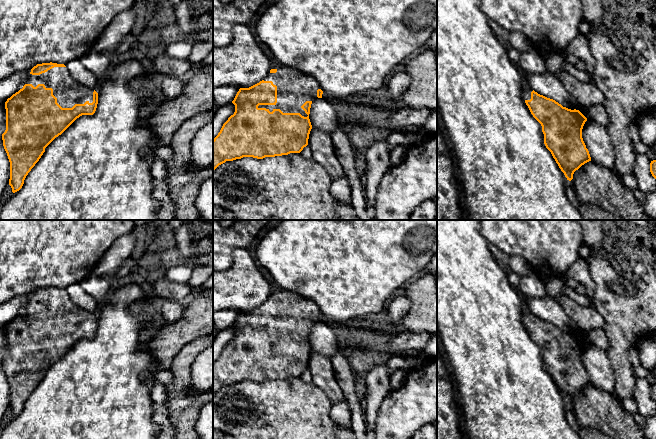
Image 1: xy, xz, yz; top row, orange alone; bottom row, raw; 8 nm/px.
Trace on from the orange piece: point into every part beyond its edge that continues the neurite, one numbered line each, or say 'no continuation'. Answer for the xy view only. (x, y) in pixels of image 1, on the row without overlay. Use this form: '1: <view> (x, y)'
1: xy (68, 315)

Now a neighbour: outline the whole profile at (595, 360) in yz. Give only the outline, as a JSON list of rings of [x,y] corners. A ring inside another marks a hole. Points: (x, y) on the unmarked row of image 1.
[[[589,343],[582,353],[582,362],[589,375],[591,384],[615,394],[615,376],[606,351]]]

